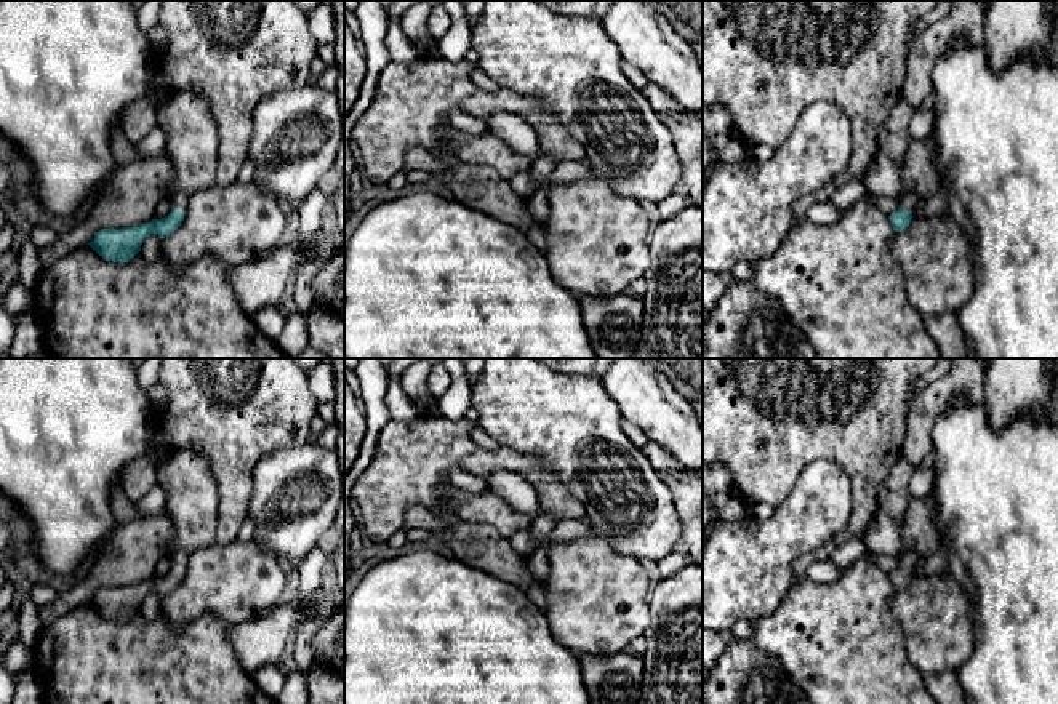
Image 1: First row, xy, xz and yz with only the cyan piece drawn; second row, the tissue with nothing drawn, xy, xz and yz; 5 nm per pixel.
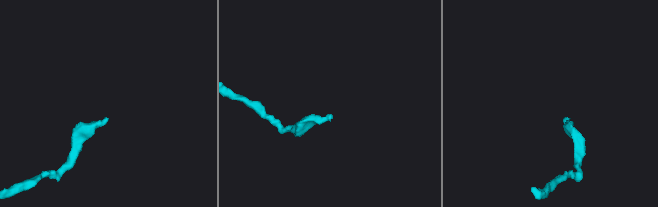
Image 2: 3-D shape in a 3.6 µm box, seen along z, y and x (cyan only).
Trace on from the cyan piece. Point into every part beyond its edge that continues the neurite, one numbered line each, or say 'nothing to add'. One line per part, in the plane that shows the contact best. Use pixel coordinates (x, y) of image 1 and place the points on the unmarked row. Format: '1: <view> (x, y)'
1: xy (192, 500)

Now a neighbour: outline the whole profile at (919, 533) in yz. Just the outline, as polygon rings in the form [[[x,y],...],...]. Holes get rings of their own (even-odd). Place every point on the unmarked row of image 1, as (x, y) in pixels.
[[[932,496],[911,501],[900,533],[901,544],[919,558],[927,558],[938,549],[938,530]]]

